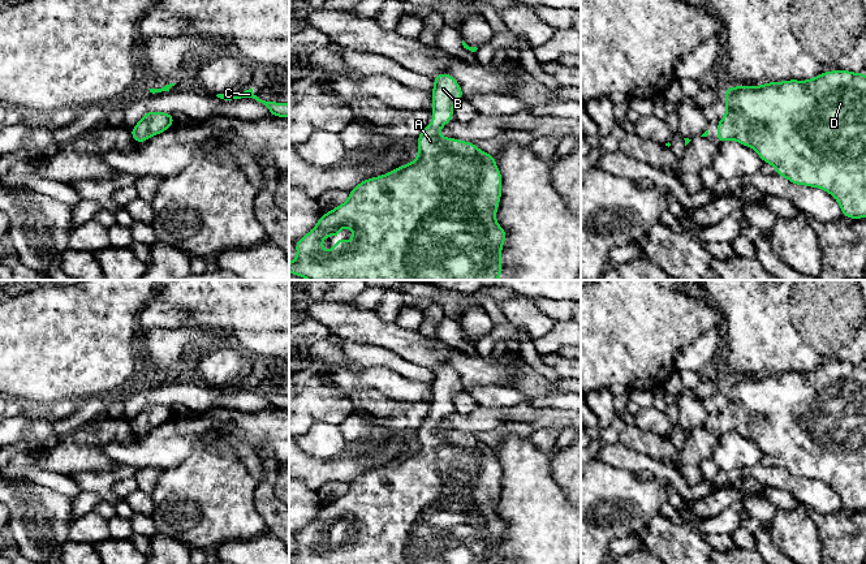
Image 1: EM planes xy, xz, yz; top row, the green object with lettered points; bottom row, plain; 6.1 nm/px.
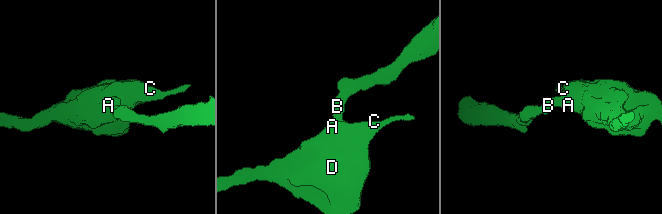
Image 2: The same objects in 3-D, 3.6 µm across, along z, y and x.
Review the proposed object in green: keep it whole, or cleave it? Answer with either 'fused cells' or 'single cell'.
single cell

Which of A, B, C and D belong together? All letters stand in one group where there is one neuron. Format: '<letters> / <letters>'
A B C D

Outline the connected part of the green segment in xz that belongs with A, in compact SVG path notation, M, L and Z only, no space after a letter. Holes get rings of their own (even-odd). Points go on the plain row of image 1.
M439 365L435 367L432 380L432 414L423 419L422 425L417 429L418 449L406 457L397 458L387 466L361 473L349 483L349 490L345 495L341 495L327 505L322 505L316 517L307 526L294 534L298 548L289 555L289 564L503 564L500 548L507 524L495 511L501 491L503 477L503 469L496 457L495 448L481 443L473 434L439 429L441 418L447 417L453 410L453 397L462 389L464 384L460 375L449 365ZM345 517L352 518L353 533L346 534L345 531L337 530L335 539L331 543L324 543L320 537L322 533L331 526L339 528Z

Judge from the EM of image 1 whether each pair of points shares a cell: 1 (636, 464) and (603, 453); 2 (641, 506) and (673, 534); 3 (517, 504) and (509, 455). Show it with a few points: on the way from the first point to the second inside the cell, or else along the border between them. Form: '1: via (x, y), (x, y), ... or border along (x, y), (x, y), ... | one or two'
1: via (628, 460), (611, 453) | one
2: border along (660, 515), (654, 516), (641, 534), (629, 534) | two
3: via (517, 493), (517, 466) | one

